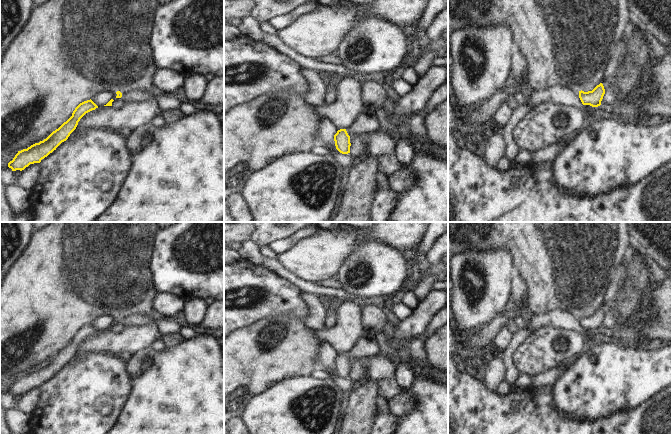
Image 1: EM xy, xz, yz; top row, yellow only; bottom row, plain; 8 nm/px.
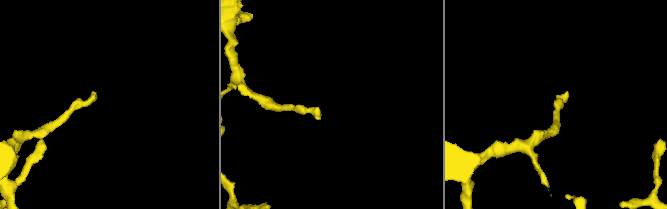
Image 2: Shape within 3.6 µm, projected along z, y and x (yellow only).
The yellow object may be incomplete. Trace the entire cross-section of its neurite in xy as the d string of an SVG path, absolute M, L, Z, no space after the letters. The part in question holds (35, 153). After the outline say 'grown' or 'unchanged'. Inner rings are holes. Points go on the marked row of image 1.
M91 99L80 103L73 111L72 116L46 139L31 145L27 149L18 151L13 160L8 163L8 167L11 168L12 171L22 171L30 164L40 163L42 159L47 157L56 150L62 142L68 139L70 134L76 129L80 119L86 113L96 108L98 108L98 106Z; unchanged

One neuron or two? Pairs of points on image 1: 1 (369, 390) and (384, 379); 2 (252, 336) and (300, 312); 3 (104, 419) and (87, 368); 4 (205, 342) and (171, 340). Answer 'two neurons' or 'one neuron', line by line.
1: two neurons
2: two neurons
3: one neuron
4: two neurons

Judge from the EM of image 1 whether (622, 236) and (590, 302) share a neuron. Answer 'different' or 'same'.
same

